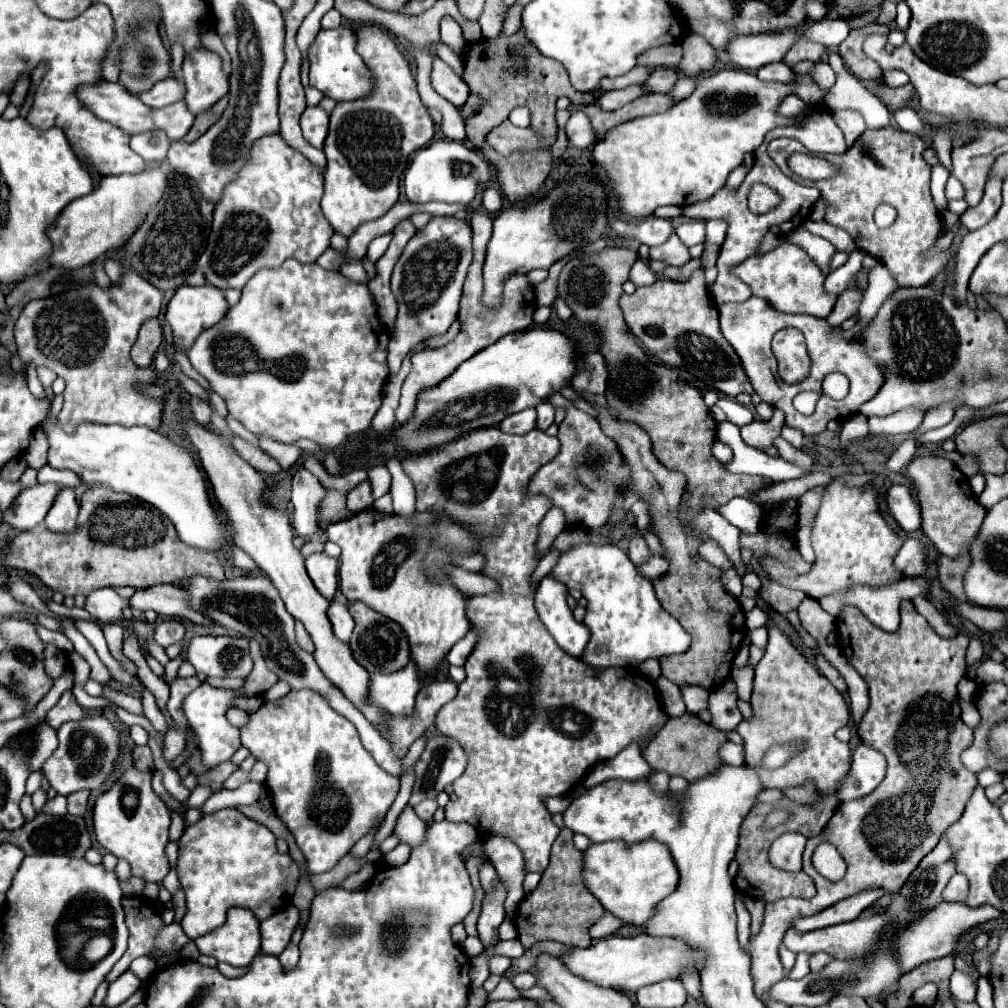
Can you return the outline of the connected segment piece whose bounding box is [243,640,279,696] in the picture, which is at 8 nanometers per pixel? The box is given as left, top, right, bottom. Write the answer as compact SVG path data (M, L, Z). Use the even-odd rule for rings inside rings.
M251 640L251 656L255 660L255 668L253 668L253 672L245 680L243 696L263 694L265 690L269 690L279 680L271 670L267 670L267 664L263 662L263 654L261 654L259 644L255 640Z

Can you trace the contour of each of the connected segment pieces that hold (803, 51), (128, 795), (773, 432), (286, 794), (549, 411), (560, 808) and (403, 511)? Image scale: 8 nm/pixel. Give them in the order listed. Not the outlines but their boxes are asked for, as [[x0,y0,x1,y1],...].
[[783,42,827,67],[93,766,171,884],[740,410,785,451],[239,690,399,874],[537,402,555,430],[545,796,571,814],[387,456,415,518]]

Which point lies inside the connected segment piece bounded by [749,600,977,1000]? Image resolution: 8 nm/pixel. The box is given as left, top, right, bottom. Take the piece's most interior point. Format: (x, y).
(913, 719)

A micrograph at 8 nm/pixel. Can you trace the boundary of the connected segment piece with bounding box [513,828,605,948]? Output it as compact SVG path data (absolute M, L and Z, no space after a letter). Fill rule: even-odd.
M563 828L551 850L551 862L545 868L539 886L524 897L513 918L516 919L513 924L517 928L517 936L525 948L531 948L541 940L555 940L567 946L587 948L591 946L589 928L605 914L605 910L599 902L595 902L595 896L581 882L583 856L573 846L573 832Z

